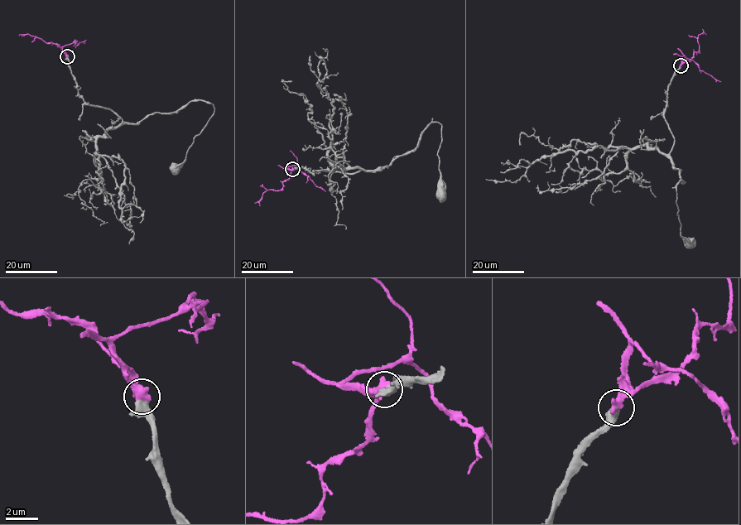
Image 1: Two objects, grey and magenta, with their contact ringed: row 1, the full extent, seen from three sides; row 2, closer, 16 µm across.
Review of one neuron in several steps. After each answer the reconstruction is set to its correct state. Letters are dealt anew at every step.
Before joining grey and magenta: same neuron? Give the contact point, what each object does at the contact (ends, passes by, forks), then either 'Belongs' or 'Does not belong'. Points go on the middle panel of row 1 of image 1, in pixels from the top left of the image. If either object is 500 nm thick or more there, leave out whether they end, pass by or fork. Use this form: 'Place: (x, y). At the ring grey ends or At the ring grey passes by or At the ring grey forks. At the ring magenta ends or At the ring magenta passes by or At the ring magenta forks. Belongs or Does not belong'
Place: (292, 169). Belongs

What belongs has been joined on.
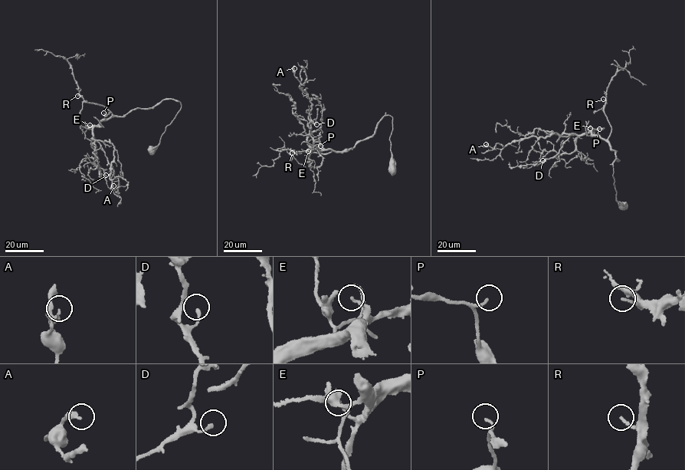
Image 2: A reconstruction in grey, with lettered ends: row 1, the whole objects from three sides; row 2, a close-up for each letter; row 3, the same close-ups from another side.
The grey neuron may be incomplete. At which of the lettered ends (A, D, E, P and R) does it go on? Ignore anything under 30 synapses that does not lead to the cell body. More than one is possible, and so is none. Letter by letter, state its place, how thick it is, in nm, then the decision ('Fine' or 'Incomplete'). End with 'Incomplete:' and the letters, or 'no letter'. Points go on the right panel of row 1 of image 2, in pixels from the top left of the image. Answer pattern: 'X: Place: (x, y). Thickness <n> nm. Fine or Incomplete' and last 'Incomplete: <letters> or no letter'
A: Place: (486, 144). Thickness 280 nm. Fine
D: Place: (542, 160). Thickness 170 nm. Fine
E: Place: (590, 128). Thickness 140 nm. Fine
P: Place: (599, 129). Thickness 140 nm. Fine
R: Place: (603, 99). Thickness 150 nm. Fine
Incomplete: no letter

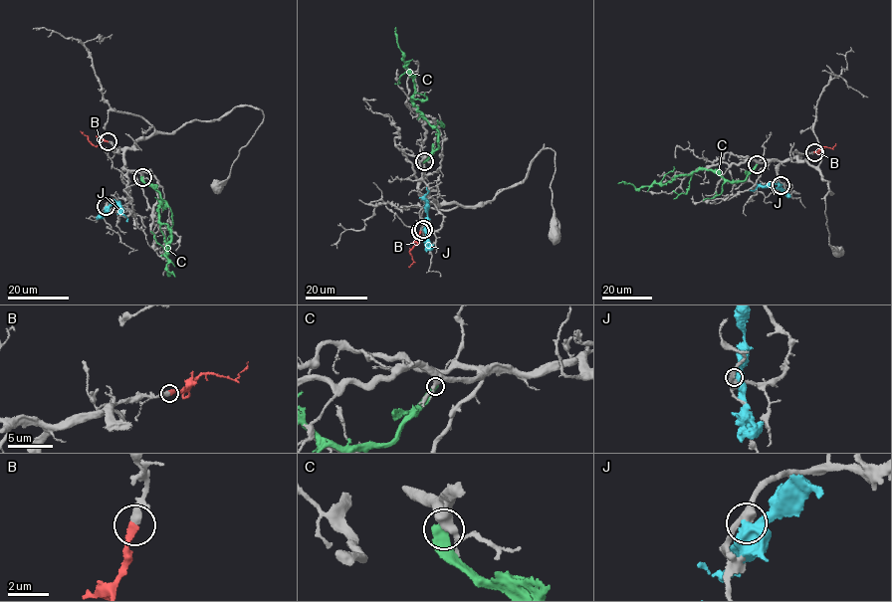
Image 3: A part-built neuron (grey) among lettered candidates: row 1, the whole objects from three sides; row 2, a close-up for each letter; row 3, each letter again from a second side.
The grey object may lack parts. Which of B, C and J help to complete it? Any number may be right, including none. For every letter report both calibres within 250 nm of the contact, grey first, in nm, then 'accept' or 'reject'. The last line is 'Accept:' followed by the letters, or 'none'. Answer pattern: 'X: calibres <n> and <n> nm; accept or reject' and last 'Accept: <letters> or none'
B: calibres 240 and 320 nm; accept
C: calibres 360 and 500 nm; reject
J: calibres 360 and 550 nm; reject
Accept: B

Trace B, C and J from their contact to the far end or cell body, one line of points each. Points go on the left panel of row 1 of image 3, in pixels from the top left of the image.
B: (108, 141), (104, 139), (94, 145), (81, 130)
C: (141, 177), (166, 203), (158, 209), (160, 221), (166, 223), (171, 236), (166, 249), (167, 273), (174, 277)
J: (107, 206), (116, 201), (127, 221)

